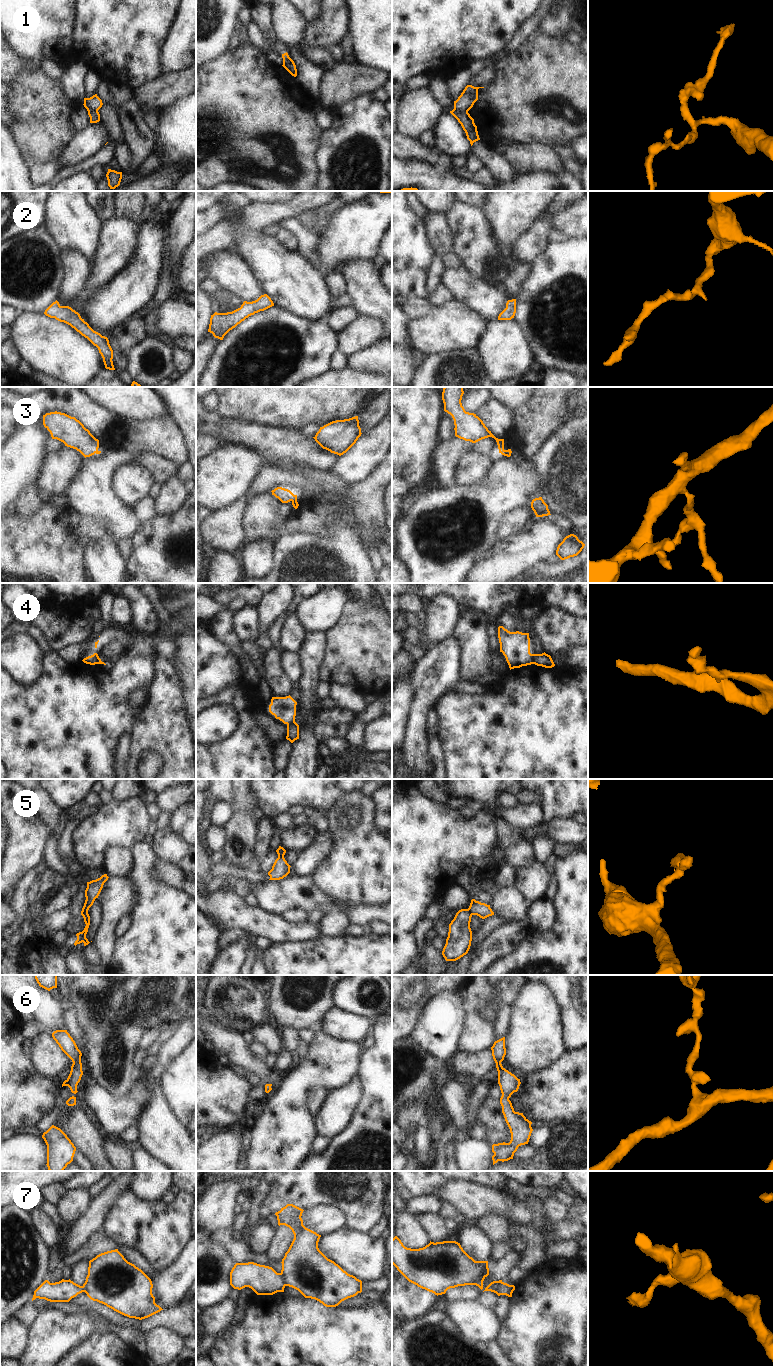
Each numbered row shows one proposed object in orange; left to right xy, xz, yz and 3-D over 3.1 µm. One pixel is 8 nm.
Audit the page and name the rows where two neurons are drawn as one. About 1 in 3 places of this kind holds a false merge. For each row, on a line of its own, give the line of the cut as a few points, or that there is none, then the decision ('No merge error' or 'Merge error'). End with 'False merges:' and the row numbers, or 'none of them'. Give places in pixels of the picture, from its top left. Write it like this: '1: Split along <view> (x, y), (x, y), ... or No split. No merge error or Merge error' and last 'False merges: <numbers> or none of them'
1: Split along yz (454, 108), (460, 111), (467, 111). Merge error
2: No split. No merge error
3: Split along xz (294, 495), (291, 500). Merge error
4: Split along yz (529, 653), (533, 663). Merge error
5: Split along xy (87, 912), (81, 913). Merge error
6: No split. No merge error
7: Split along yz (501, 1281), (496, 1289), (496, 1293). Merge error
False merges: 1, 3, 4, 5, 7

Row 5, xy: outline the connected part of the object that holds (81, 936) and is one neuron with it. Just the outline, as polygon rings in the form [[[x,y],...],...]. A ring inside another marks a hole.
[[[82,912],[81,915],[83,916],[84,918],[84,922],[86,924],[84,930],[82,932],[79,932],[76,934],[77,936],[77,940],[75,941],[74,945],[76,946],[77,944],[80,944],[80,943],[84,943],[84,946],[88,945],[90,942],[88,941],[88,939],[86,938],[86,934],[88,932],[88,928],[89,928],[89,925],[90,925],[90,916],[87,912]]]

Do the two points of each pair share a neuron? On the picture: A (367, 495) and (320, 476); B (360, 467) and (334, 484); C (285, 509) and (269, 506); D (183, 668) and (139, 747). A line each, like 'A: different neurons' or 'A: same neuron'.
A: different neurons
B: different neurons
C: different neurons
D: different neurons

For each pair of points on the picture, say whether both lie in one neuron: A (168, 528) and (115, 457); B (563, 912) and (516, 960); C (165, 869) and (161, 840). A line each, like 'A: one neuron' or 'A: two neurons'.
A: two neurons
B: one neuron
C: two neurons

